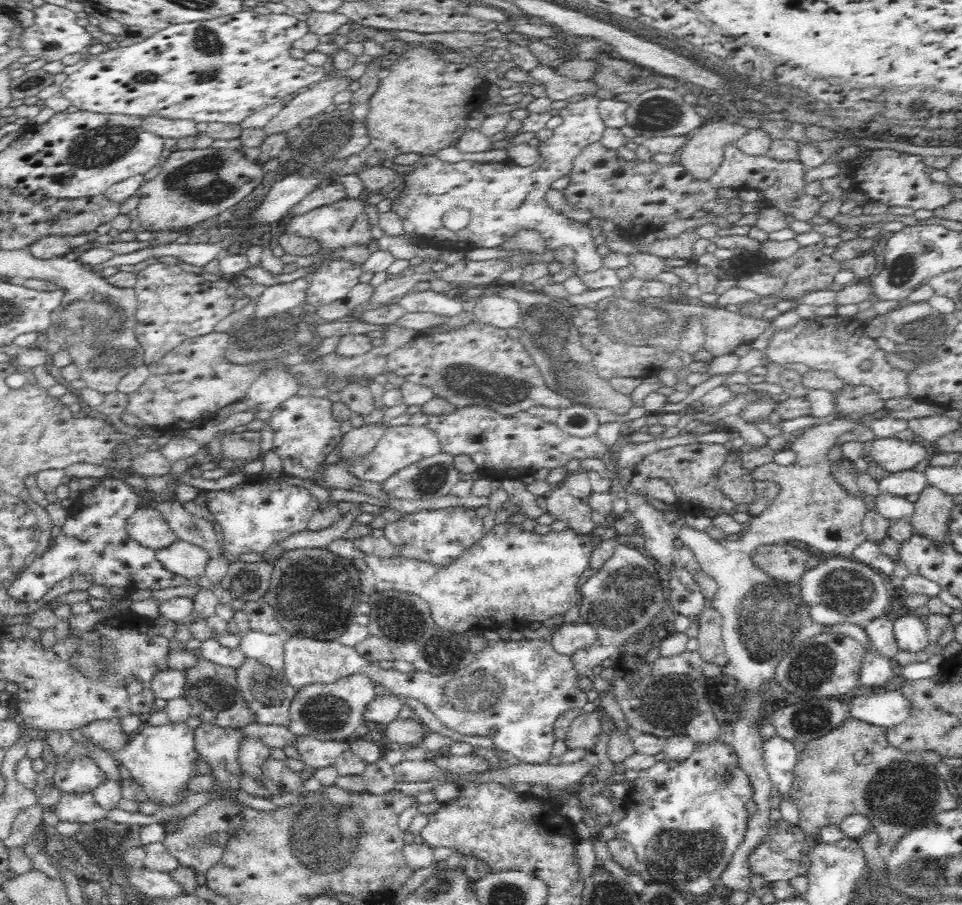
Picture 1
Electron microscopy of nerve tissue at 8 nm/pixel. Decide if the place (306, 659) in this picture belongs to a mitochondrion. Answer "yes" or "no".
yes

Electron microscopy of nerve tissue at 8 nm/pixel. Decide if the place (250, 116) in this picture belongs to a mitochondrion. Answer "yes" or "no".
no

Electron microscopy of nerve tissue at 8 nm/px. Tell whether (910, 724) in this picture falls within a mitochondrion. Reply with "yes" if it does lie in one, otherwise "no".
no

